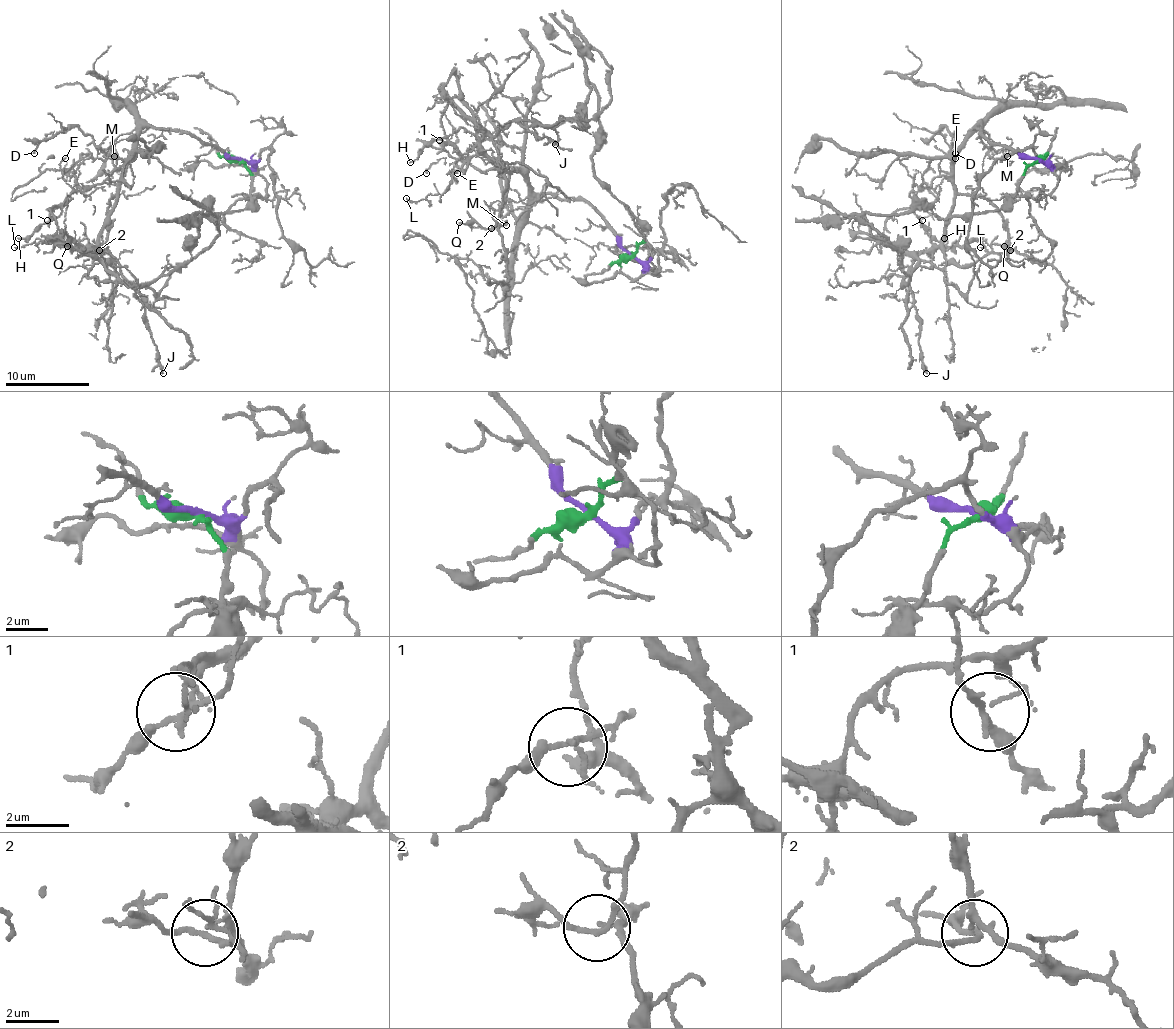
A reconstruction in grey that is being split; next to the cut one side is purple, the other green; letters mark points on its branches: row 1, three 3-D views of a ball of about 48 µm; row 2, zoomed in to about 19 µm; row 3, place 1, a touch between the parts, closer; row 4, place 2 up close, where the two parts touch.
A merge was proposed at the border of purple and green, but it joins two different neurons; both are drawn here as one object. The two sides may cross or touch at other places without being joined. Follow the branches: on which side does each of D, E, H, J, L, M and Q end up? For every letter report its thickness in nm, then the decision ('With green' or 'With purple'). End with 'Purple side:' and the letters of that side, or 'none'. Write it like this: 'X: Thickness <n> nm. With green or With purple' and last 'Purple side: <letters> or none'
D: Thickness 130 nm. With purple
E: Thickness 140 nm. With purple
H: Thickness 130 nm. With purple
J: Thickness 240 nm. With green
L: Thickness 160 nm. With purple
M: Thickness 100 nm. With purple
Q: Thickness 130 nm. With green
Purple side: D, E, H, L, M

